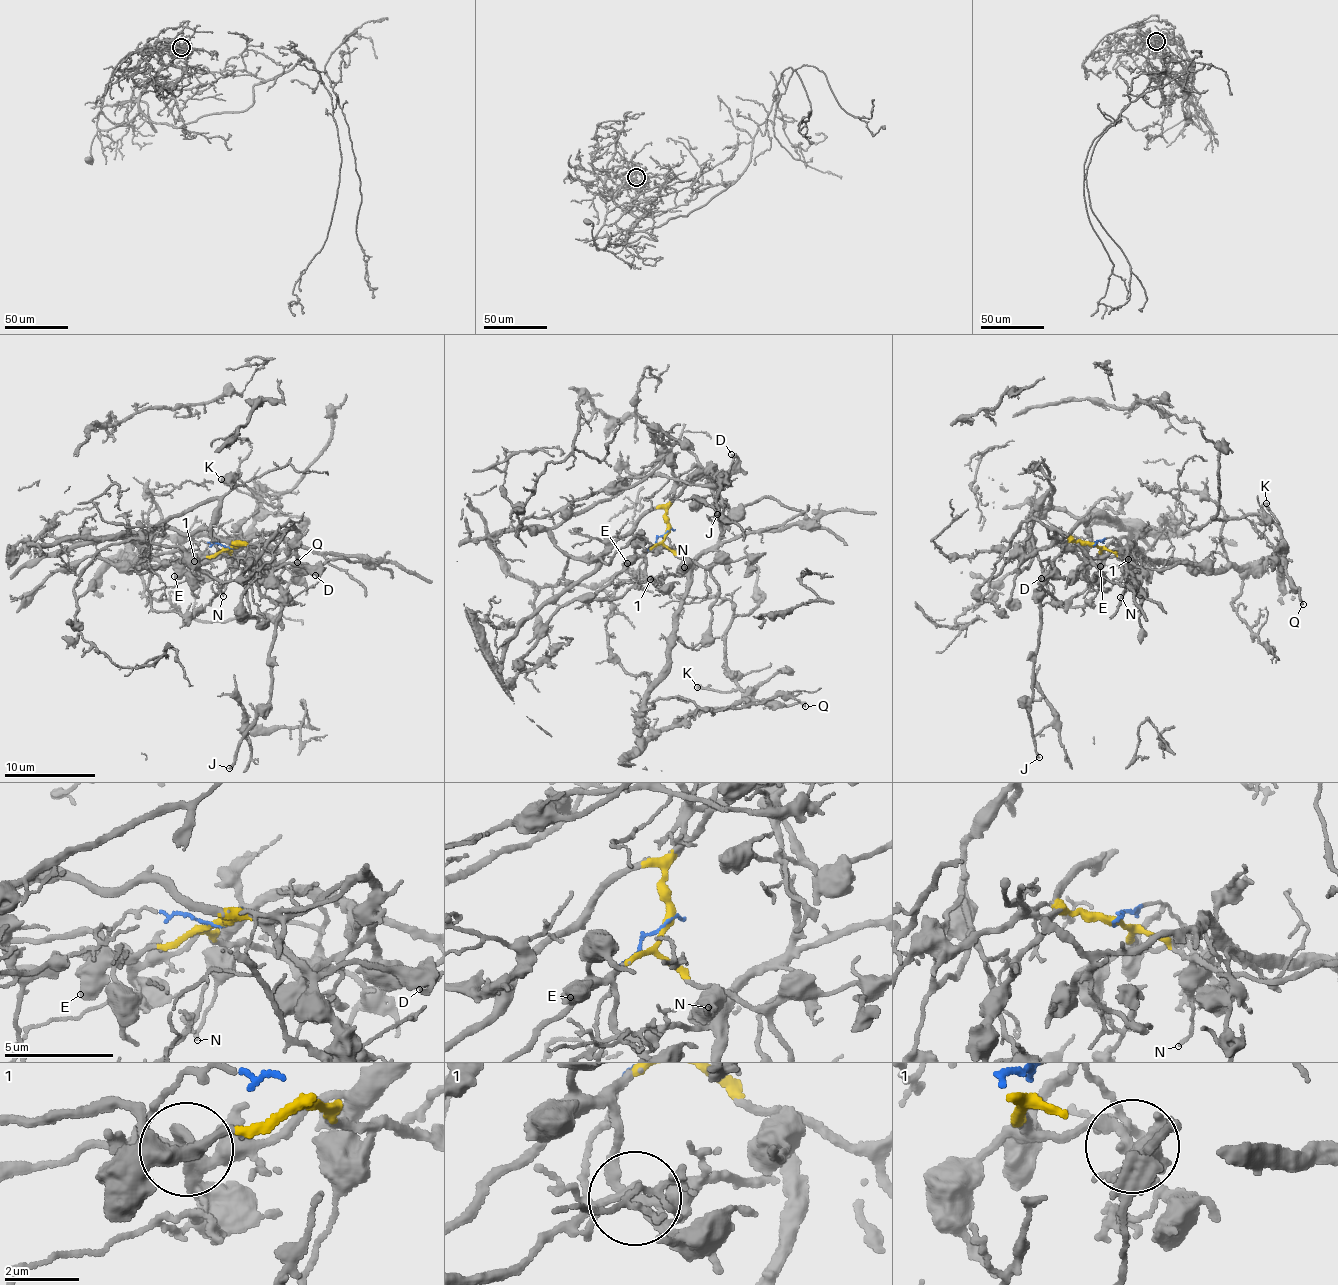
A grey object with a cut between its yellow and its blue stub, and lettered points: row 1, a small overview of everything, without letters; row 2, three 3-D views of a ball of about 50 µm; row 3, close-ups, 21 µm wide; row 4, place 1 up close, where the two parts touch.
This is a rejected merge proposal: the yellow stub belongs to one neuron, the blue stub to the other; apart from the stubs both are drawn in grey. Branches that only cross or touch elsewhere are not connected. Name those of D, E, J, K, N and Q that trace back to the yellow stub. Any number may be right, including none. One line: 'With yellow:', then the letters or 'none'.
With yellow: D, E, J, N

